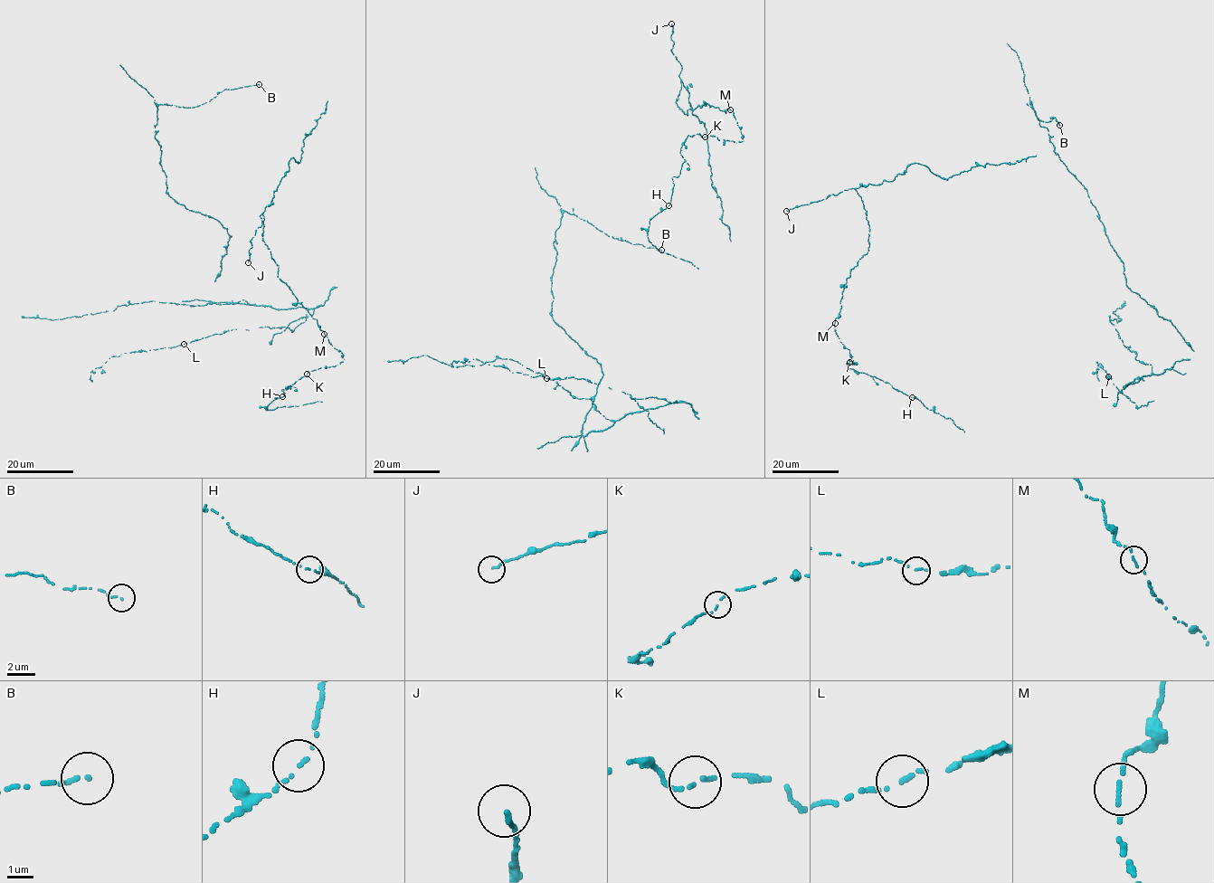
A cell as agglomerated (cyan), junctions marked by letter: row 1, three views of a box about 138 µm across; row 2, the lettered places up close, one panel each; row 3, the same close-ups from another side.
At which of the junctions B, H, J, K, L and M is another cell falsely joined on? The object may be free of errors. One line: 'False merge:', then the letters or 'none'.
False merge: none

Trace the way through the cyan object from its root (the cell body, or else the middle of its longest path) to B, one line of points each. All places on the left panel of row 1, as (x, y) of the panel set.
B: (219, 93), (224, 89), (259, 84)

